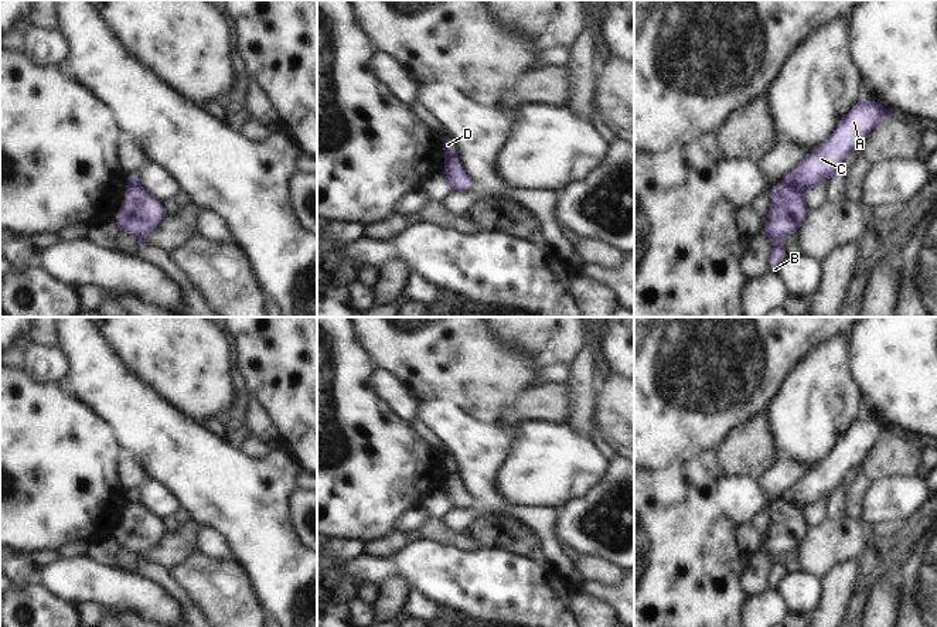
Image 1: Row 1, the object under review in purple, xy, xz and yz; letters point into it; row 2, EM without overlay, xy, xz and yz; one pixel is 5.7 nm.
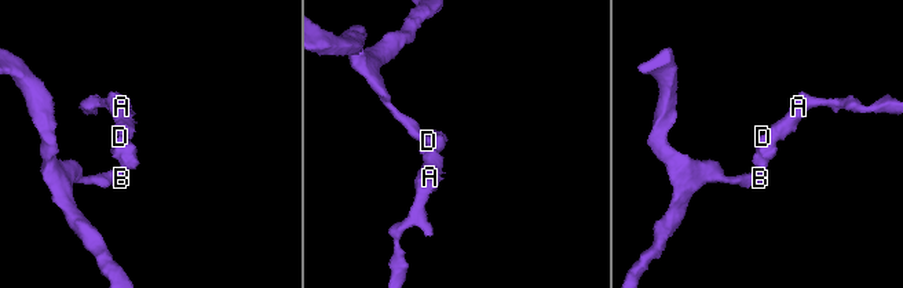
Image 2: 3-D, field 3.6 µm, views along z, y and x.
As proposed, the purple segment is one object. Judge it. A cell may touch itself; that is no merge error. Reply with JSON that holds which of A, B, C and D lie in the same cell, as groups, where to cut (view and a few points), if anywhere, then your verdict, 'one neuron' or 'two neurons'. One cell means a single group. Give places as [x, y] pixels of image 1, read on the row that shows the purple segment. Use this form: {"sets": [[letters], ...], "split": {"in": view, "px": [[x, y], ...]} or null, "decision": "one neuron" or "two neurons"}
{"sets": [["A", "C"], ["B", "D"]], "split": {"in": "yz", "px": [[783, 181], [803, 193]]}, "decision": "two neurons"}

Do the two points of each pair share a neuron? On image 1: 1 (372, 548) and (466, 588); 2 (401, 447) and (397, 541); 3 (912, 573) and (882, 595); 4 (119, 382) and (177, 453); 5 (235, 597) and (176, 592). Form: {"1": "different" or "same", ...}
{"1": "different", "2": "different", "3": "different", "4": "same", "5": "different"}

